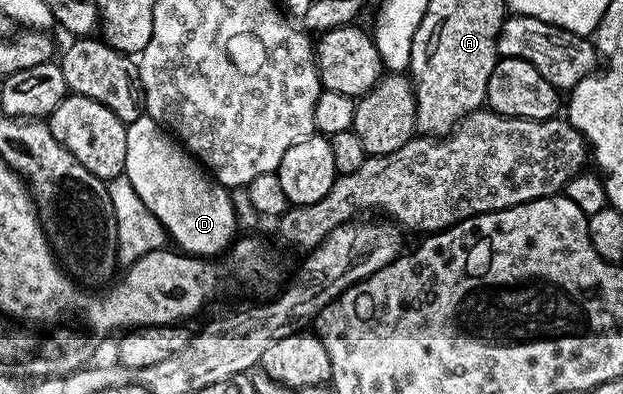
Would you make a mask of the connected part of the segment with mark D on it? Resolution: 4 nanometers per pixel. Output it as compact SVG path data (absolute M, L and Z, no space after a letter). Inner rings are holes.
M146 116L126 123L125 168L133 189L145 207L166 230L166 237L182 253L204 260L214 259L232 245L237 217L228 187L219 185L157 120Z

